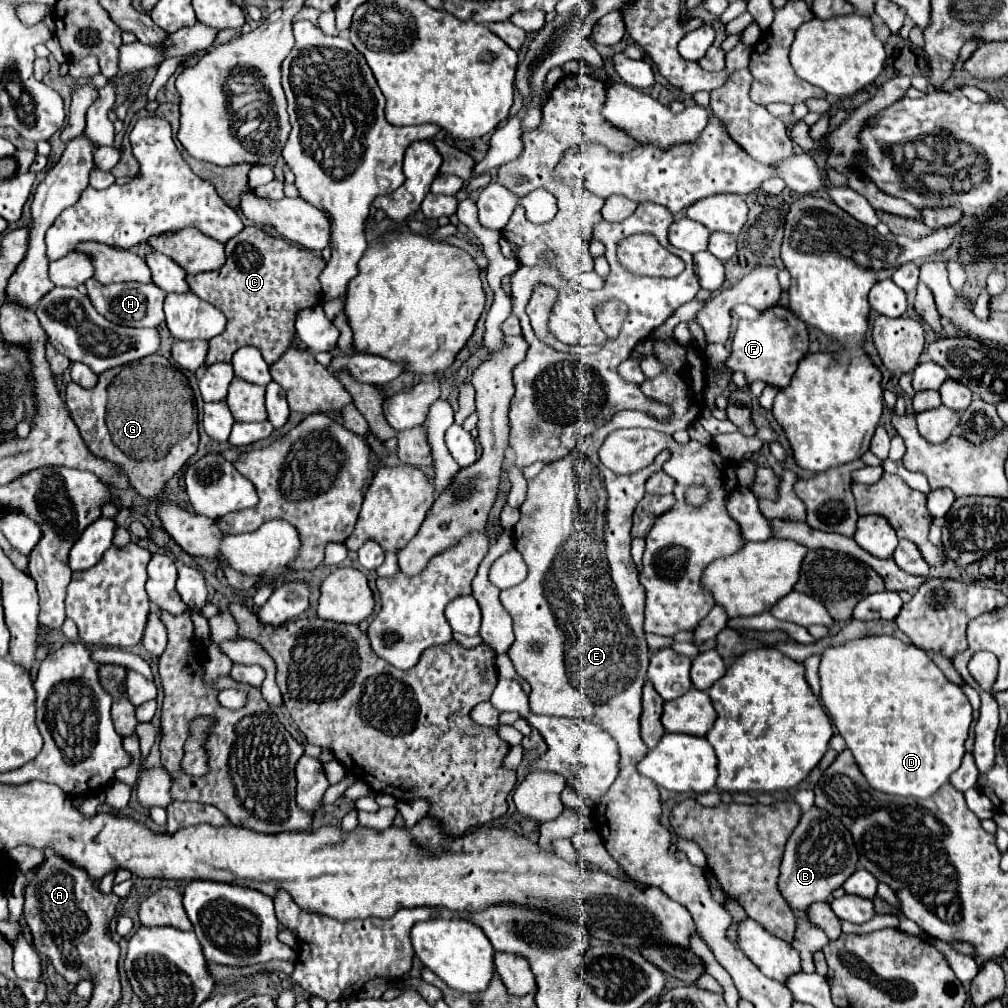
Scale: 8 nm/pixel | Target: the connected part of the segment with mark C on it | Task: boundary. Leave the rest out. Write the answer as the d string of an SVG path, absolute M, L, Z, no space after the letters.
M248 225L234 235L234 239L226 243L226 263L220 269L188 275L192 293L220 309L228 319L226 331L210 339L206 367L218 361L230 361L234 351L244 345L258 347L268 365L276 363L290 347L298 311L318 305L318 275L324 265L324 259L312 251L286 239L272 237L256 225Z

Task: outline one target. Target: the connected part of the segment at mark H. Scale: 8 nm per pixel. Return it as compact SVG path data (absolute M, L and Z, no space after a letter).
M96 279L86 281L88 297L96 311L104 315L108 321L126 325L126 327L158 327L164 321L162 313L162 301L166 297L164 291L160 291L154 283L112 283L102 285L96 283Z

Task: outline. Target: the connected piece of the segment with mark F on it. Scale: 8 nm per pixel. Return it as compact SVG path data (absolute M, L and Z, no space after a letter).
M774 307L774 309L764 311L762 317L756 321L742 319L738 323L726 365L732 371L742 371L748 385L760 379L768 385L784 389L790 385L790 379L792 379L798 363L806 357L806 353L808 353L806 325L802 321L794 319L794 315L788 309Z

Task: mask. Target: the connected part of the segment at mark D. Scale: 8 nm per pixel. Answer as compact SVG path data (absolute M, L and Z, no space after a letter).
M888 635L850 639L822 651L818 675L822 703L876 791L928 799L960 767L972 705L922 649Z

